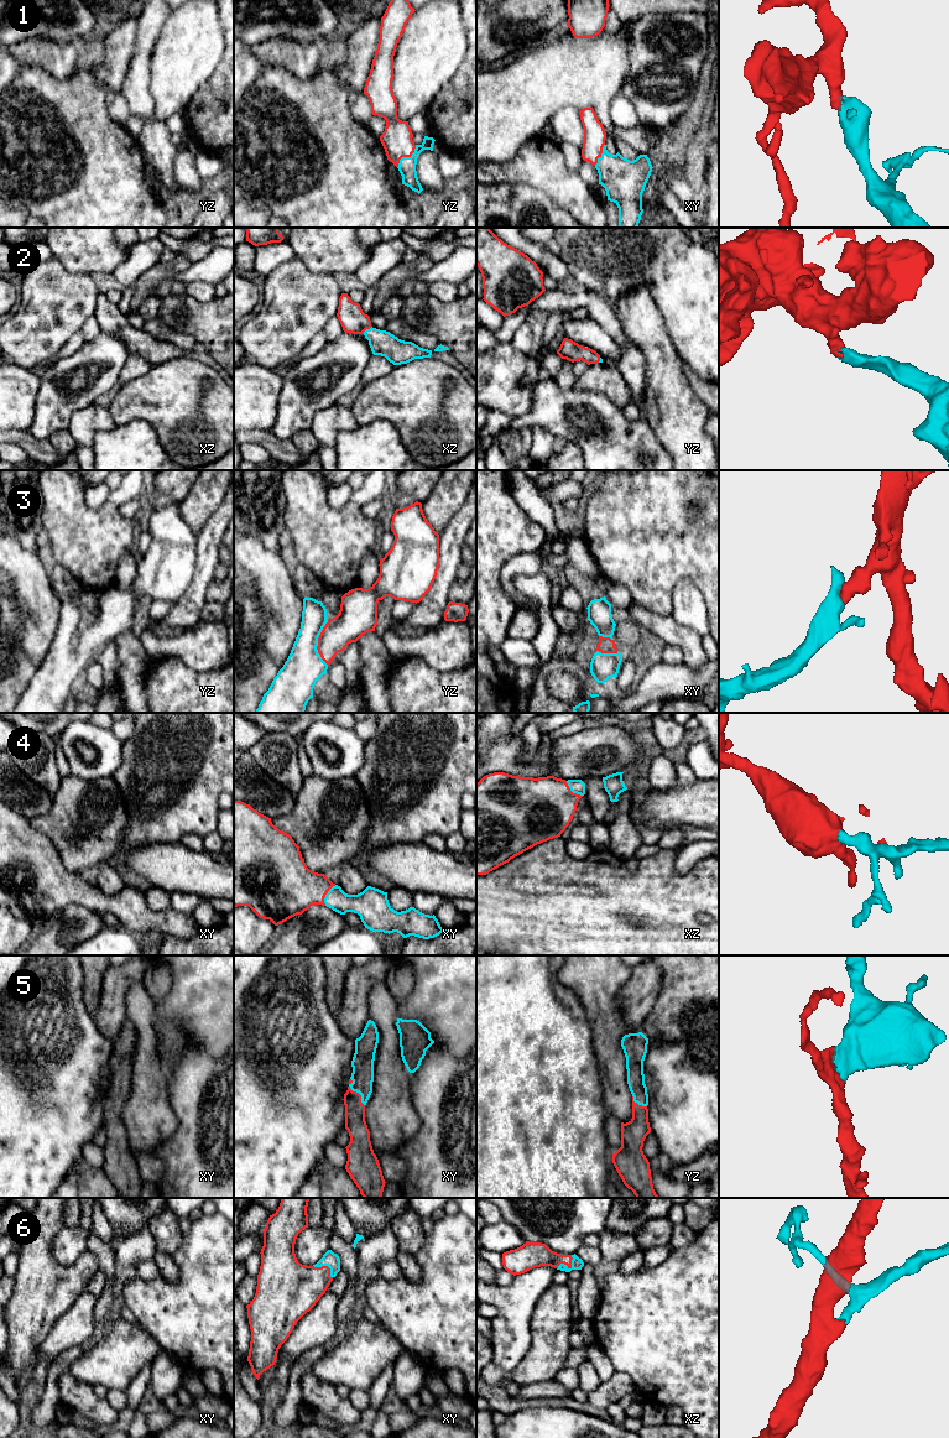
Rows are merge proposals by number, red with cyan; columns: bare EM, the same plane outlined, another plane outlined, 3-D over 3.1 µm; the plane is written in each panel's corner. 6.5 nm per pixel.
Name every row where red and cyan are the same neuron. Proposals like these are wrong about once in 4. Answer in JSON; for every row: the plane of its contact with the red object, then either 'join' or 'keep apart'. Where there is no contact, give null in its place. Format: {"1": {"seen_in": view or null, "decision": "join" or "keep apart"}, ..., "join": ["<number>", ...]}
{"1": {"seen_in": "yz", "decision": "join"}, "2": {"seen_in": "xz", "decision": "join"}, "3": {"seen_in": "yz", "decision": "join"}, "4": {"seen_in": "xy", "decision": "join"}, "5": {"seen_in": "xy", "decision": "join"}, "6": {"seen_in": "xz", "decision": "join"}, "join": ["1", "2", "3", "4", "5", "6"]}

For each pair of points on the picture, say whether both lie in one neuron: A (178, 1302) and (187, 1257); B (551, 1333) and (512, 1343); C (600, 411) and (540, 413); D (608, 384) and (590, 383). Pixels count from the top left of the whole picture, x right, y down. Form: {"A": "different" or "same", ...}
{"A": "same", "B": "different", "C": "same", "D": "same"}

